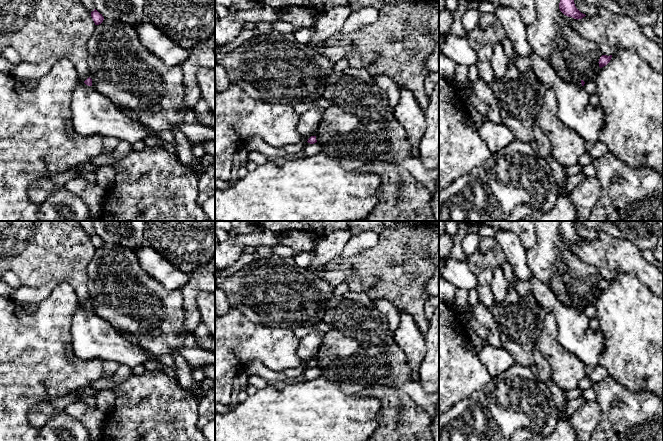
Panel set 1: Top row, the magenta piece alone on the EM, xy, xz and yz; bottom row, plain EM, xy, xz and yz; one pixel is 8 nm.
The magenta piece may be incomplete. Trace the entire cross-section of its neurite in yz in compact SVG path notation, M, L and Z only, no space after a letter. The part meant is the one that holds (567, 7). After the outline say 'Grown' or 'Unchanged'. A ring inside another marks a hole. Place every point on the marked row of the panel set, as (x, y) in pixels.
M560 0L559 9L564 15L577 20L586 16L576 8L574 0Z. Unchanged

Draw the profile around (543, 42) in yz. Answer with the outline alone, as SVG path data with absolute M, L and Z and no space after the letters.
M534 0L534 5L537 8L536 21L527 26L527 40L531 50L535 55L551 63L550 58L552 53L558 49L566 58L566 63L573 75L568 82L579 87L583 87L581 81L595 80L601 68L599 67L599 59L602 53L597 45L589 40L582 38L574 30L566 30L566 22L559 13L560 0Z

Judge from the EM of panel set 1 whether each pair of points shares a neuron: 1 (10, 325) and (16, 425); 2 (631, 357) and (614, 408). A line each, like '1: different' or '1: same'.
1: same
2: different

